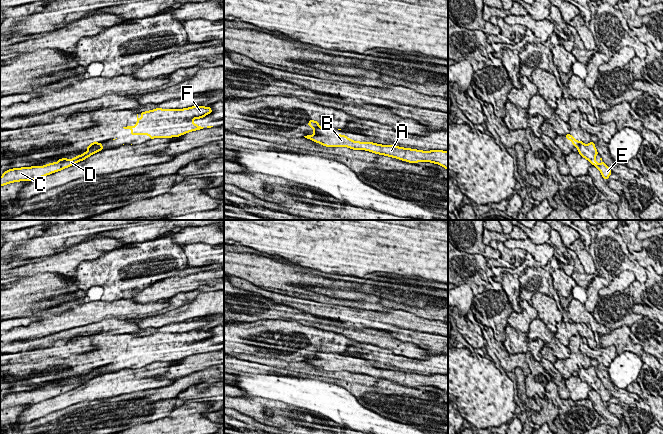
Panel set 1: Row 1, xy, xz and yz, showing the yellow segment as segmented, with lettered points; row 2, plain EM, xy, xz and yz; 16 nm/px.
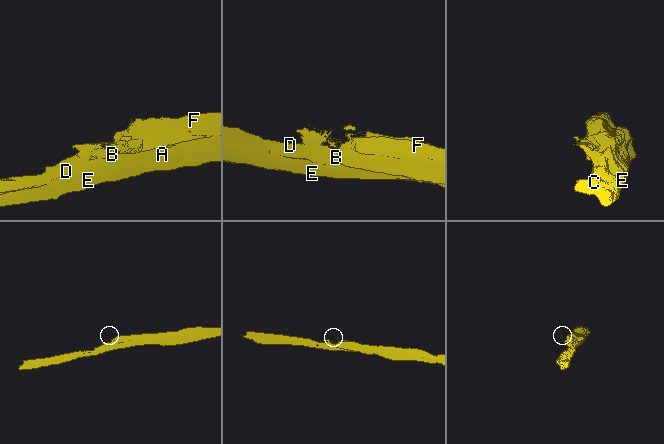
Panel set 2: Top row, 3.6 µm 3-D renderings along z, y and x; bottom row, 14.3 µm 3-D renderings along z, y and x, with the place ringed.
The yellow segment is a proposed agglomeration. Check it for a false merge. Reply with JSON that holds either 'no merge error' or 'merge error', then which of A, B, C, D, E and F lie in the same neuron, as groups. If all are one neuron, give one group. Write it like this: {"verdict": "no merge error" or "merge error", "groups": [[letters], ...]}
{"verdict": "merge error", "groups": [["A", "B", "C", "D", "E"], ["F"]]}

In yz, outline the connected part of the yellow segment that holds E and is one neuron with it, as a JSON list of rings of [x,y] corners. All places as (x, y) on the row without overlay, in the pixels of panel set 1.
[[[581,364],[579,365],[579,378],[592,387],[597,393],[600,394],[602,401],[605,404],[608,404],[608,401],[611,399],[612,395],[610,392],[602,385],[600,388],[597,387],[595,381],[598,379],[594,366],[589,368],[584,368]]]

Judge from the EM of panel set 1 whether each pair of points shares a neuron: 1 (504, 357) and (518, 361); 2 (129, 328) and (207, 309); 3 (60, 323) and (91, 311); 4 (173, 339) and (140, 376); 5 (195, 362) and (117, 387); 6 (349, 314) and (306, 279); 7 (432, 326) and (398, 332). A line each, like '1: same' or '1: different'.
1: same
2: different
3: same
4: different
5: different
6: different
7: different

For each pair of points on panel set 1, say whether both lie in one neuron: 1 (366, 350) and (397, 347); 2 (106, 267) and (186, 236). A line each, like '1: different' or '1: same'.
1: different
2: different

